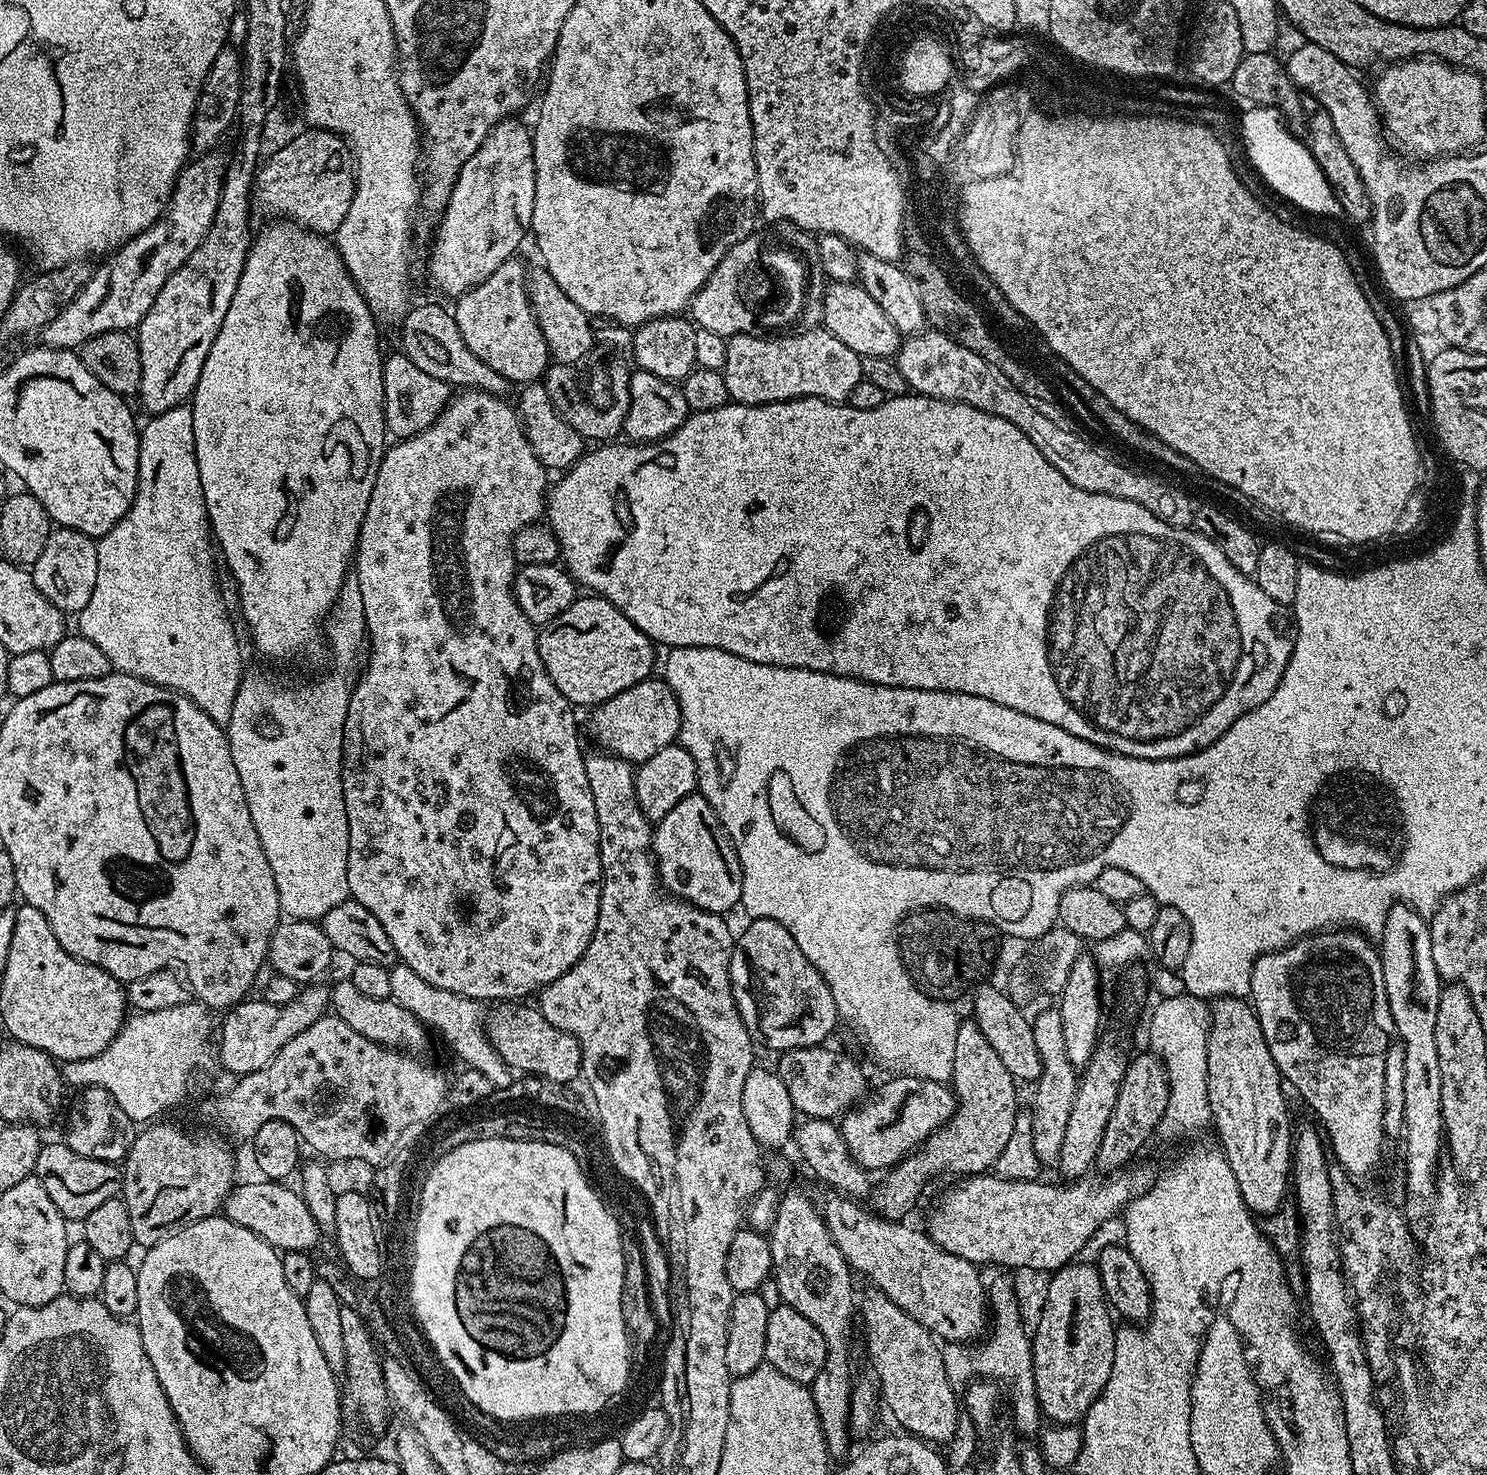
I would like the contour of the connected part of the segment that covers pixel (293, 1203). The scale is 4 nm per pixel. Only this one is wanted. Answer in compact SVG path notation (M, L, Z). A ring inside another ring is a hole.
M255 1179L249 1184L237 1183L228 1191L222 1205L223 1215L230 1222L238 1222L238 1226L246 1226L246 1230L258 1234L270 1247L281 1253L312 1250L321 1235L301 1193L295 1187L287 1188L289 1185L284 1182Z

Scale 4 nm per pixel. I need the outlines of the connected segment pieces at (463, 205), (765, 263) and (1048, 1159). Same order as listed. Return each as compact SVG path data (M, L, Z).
M509 118L498 122L490 130L490 134L486 134L486 138L482 142L482 146L478 146L478 150L474 150L474 154L470 154L470 158L460 167L460 176L456 180L455 186L448 199L448 207L443 209L440 220L440 229L436 232L436 241L432 244L432 257L428 260L428 276L432 279L432 284L440 292L445 292L449 298L460 296L463 292L468 292L476 284L480 284L486 278L490 278L490 274L494 274L494 270L498 270L498 266L502 266L502 262L513 259L517 255L516 247L523 242L524 236L526 240L526 229L532 222L532 211L534 210L534 158L532 157L532 132L524 124L519 124L519 119Z
M759 235L745 236L744 240L734 245L718 262L718 266L706 278L706 282L698 290L690 305L690 316L697 328L714 330L714 334L722 334L725 338L730 336L762 336L769 331L768 318L776 308L779 300L774 295L774 268L772 261L767 257L771 243L760 241Z
M1055 1007L1048 1008L1040 1017L1032 1020L1034 1030L1034 1043L1038 1046L1038 1058L1042 1058L1042 1074L1035 1081L1036 1093L1032 1096L1032 1129L1034 1130L1034 1154L1038 1154L1041 1165L1055 1165L1062 1154L1062 1142L1066 1139L1066 1126L1070 1123L1070 1109L1074 1106L1076 1085L1078 1083L1078 1070L1073 1067L1070 1057L1066 1055L1064 1036L1062 1035L1062 1018Z

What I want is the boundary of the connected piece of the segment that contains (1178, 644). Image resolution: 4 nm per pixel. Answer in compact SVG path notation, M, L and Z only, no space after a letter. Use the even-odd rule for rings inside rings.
M905 394L903 396L889 396L882 406L874 406L874 410L858 410L854 405L847 402L833 402L807 396L801 400L783 400L773 404L737 404L729 402L726 406L718 406L718 410L706 410L705 412L693 412L688 421L674 434L670 434L661 440L653 440L650 444L638 444L635 442L604 442L593 450L585 451L584 455L563 473L560 481L551 485L546 496L546 523L556 535L560 544L560 560L563 567L572 575L581 589L597 596L603 596L642 634L646 634L657 645L668 644L669 649L674 648L721 648L730 654L738 654L750 662L759 664L773 664L779 668L809 668L815 672L829 672L835 676L850 676L854 680L864 680L867 684L881 684L891 688L913 688L914 690L930 690L931 692L961 692L962 694L974 694L986 698L990 702L998 702L1002 706L1010 706L1022 714L1030 714L1030 718L1038 718L1042 722L1050 722L1050 726L1058 726L1078 738L1082 738L1091 744L1097 744L1100 748L1107 748L1109 752L1118 752L1122 756L1134 758L1146 758L1147 760L1169 760L1175 756L1188 756L1192 752L1201 752L1206 746L1210 746L1238 718L1242 718L1247 712L1252 712L1262 702L1274 694L1278 682L1288 665L1288 659L1292 653L1294 632L1290 627L1290 616L1279 604L1274 602L1256 585L1255 579L1242 575L1226 559L1226 554L1210 542L1201 532L1192 528L1175 528L1162 518L1150 514L1146 506L1138 502L1130 502L1126 498L1114 498L1110 494L1094 494L1066 482L1050 462L1014 426L1014 422L1006 422L1006 418L998 418L994 414L986 414L986 410L978 410L974 406L959 404L953 400L939 400L919 394ZM831 588L836 588L842 603L848 607L848 613L844 621L836 628L833 636L827 636L820 629L820 603L824 595Z

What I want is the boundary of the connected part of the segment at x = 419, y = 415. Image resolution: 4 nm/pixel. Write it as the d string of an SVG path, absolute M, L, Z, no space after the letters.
M403 354L383 357L382 394L384 395L384 427L396 438L418 435L430 427L440 416L440 412L450 399L450 387L433 375L418 370L410 358Z

